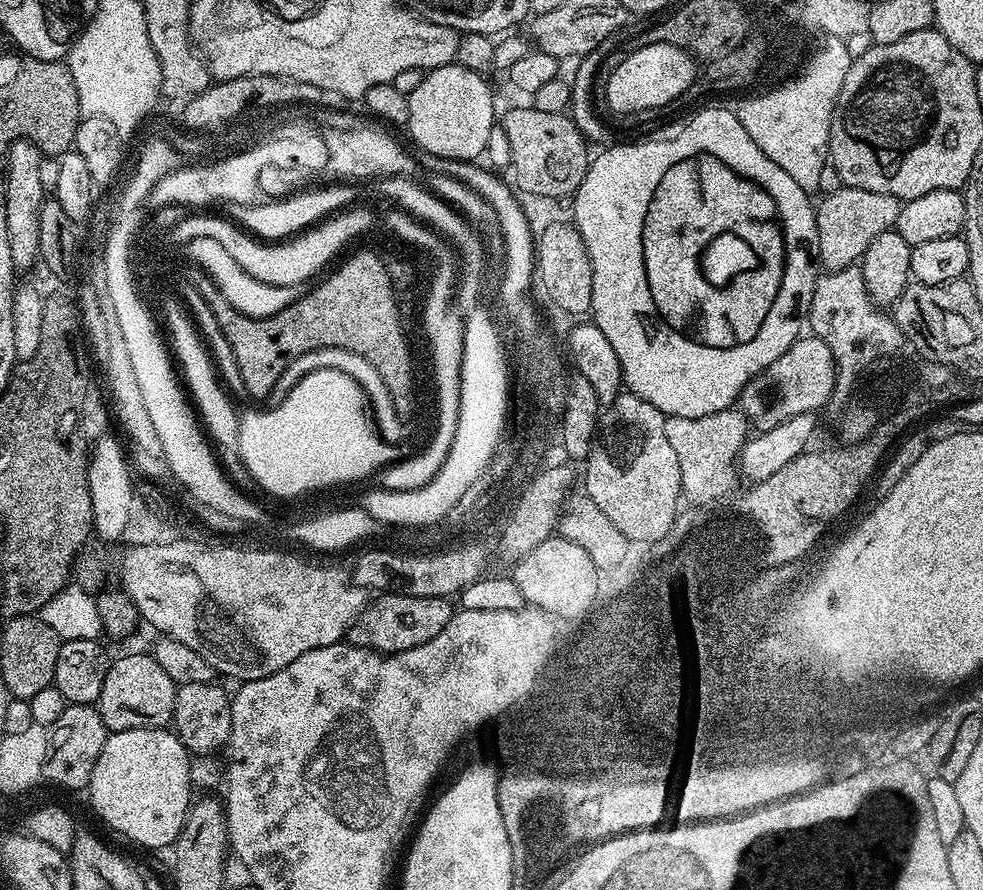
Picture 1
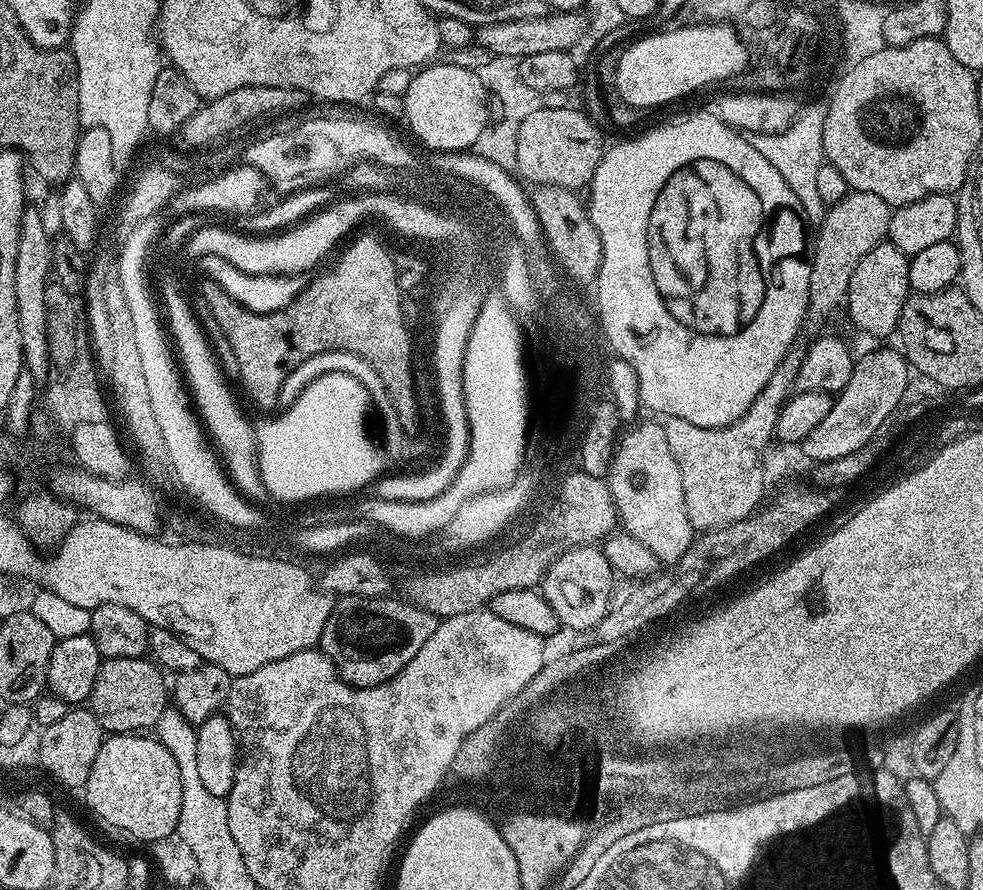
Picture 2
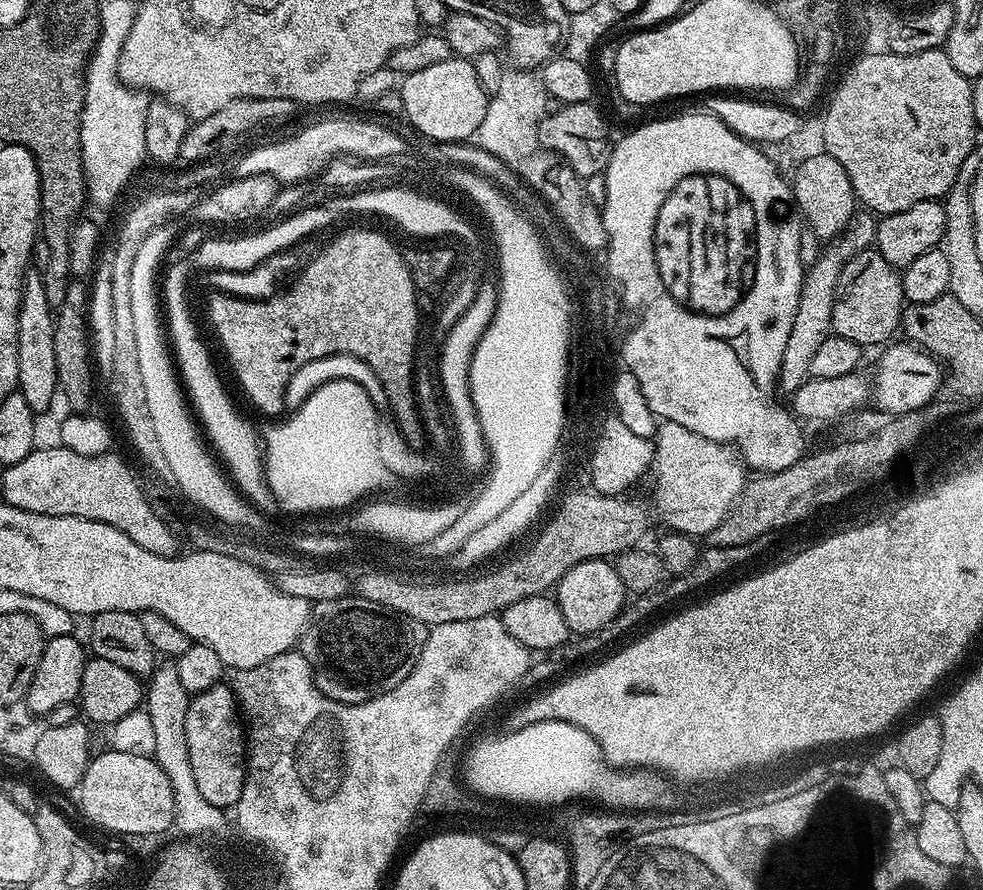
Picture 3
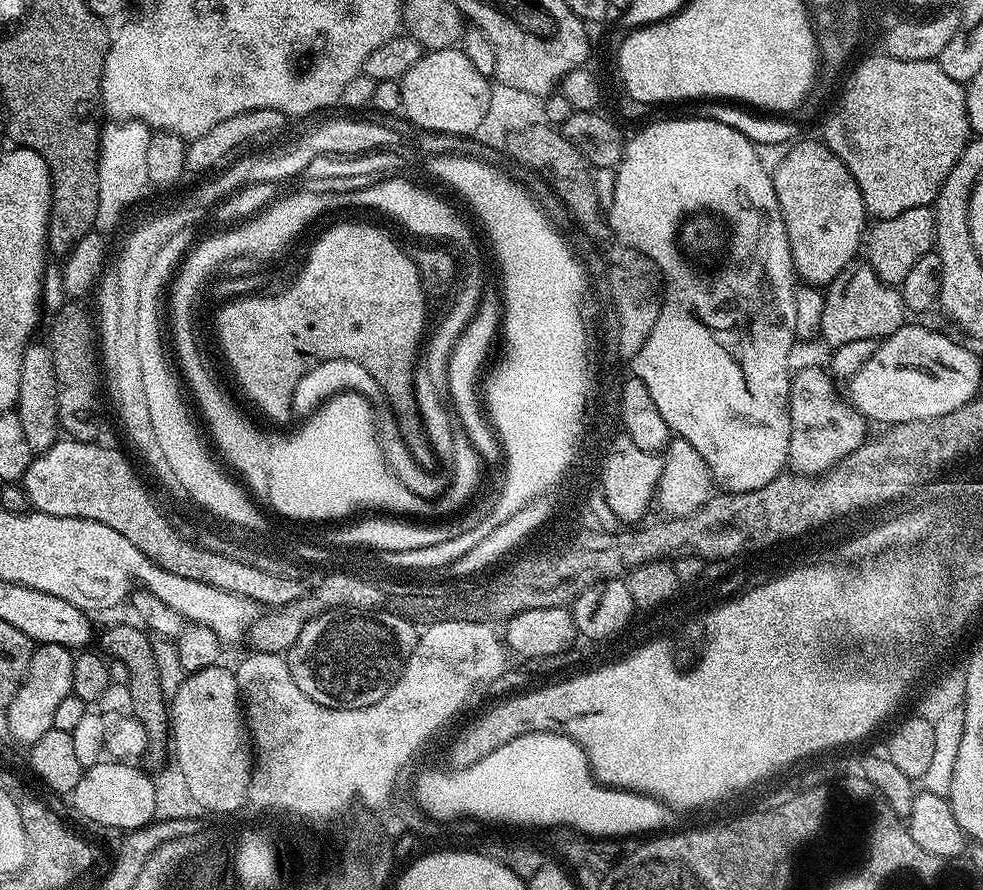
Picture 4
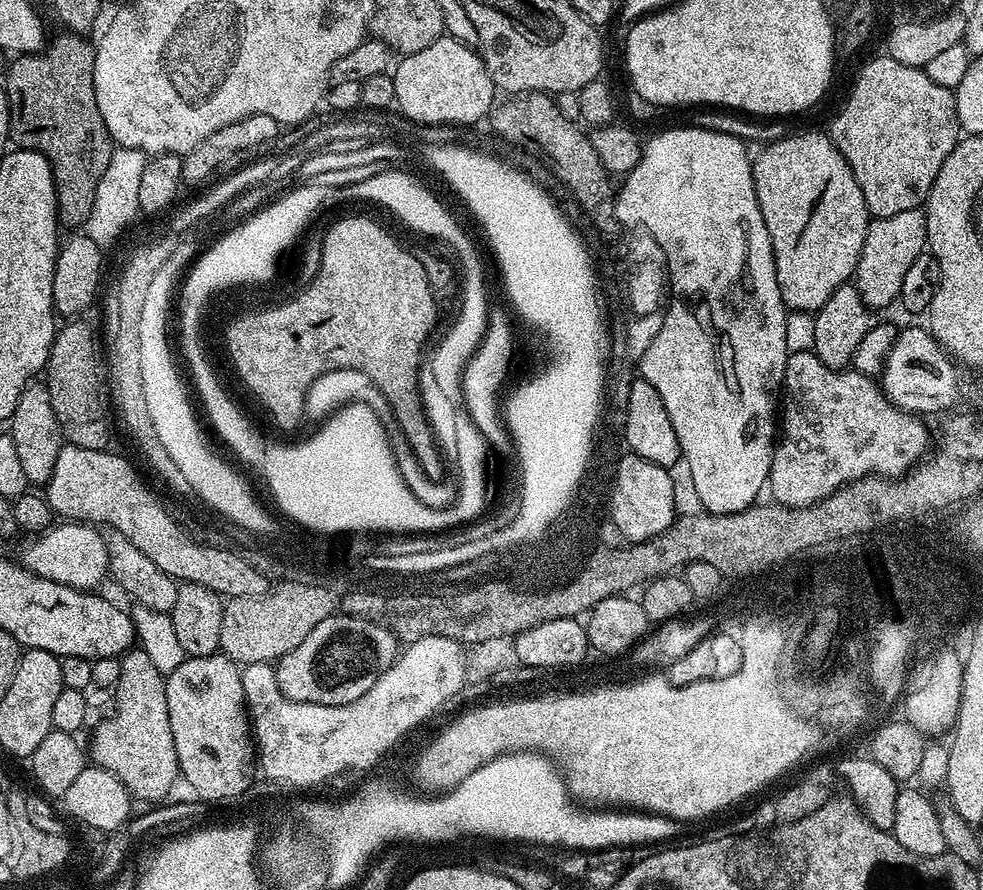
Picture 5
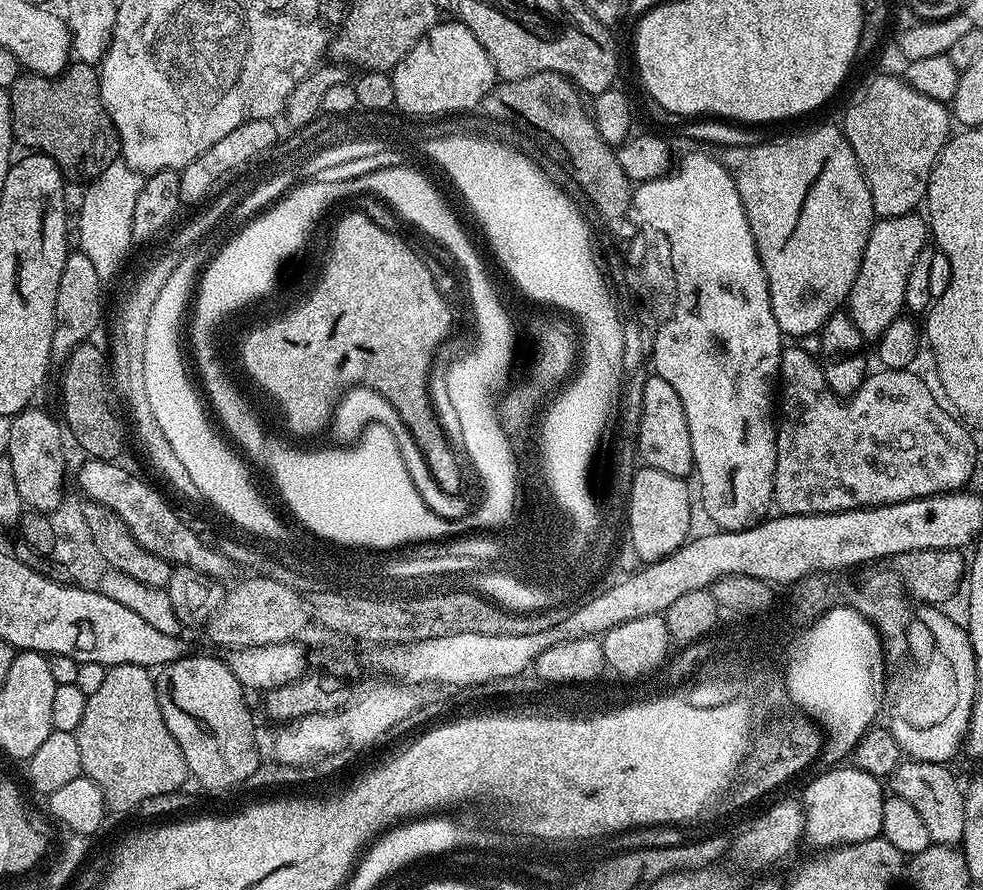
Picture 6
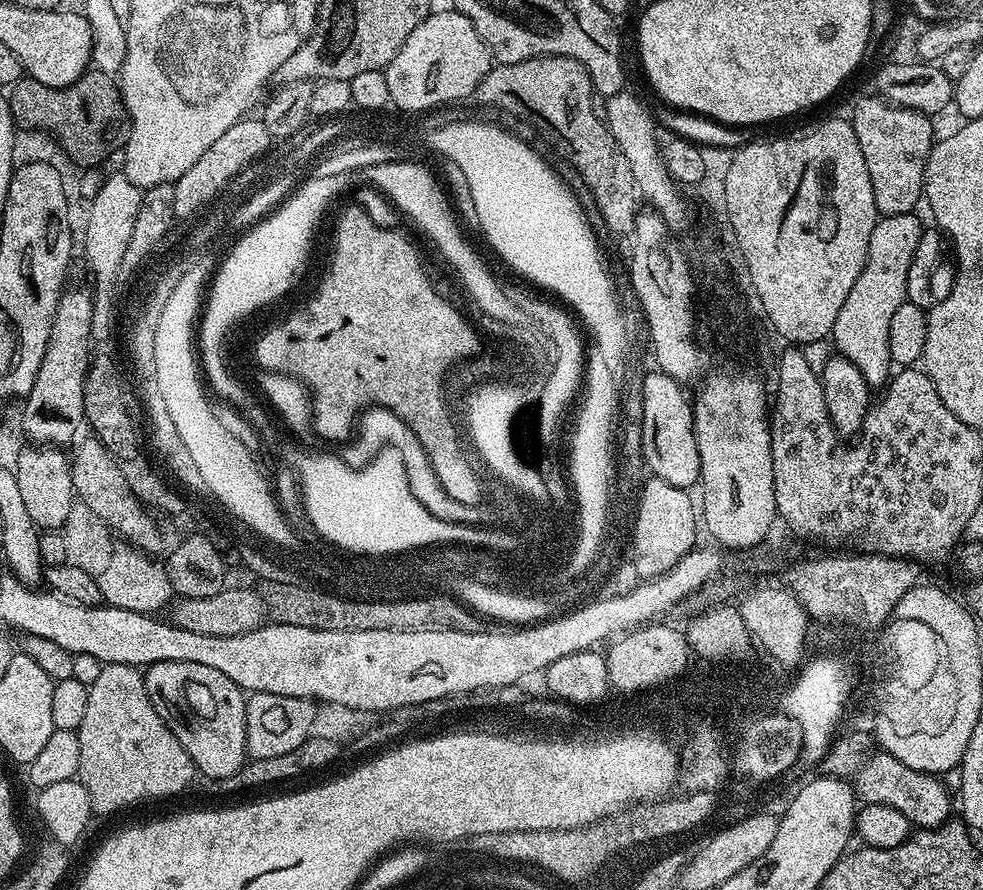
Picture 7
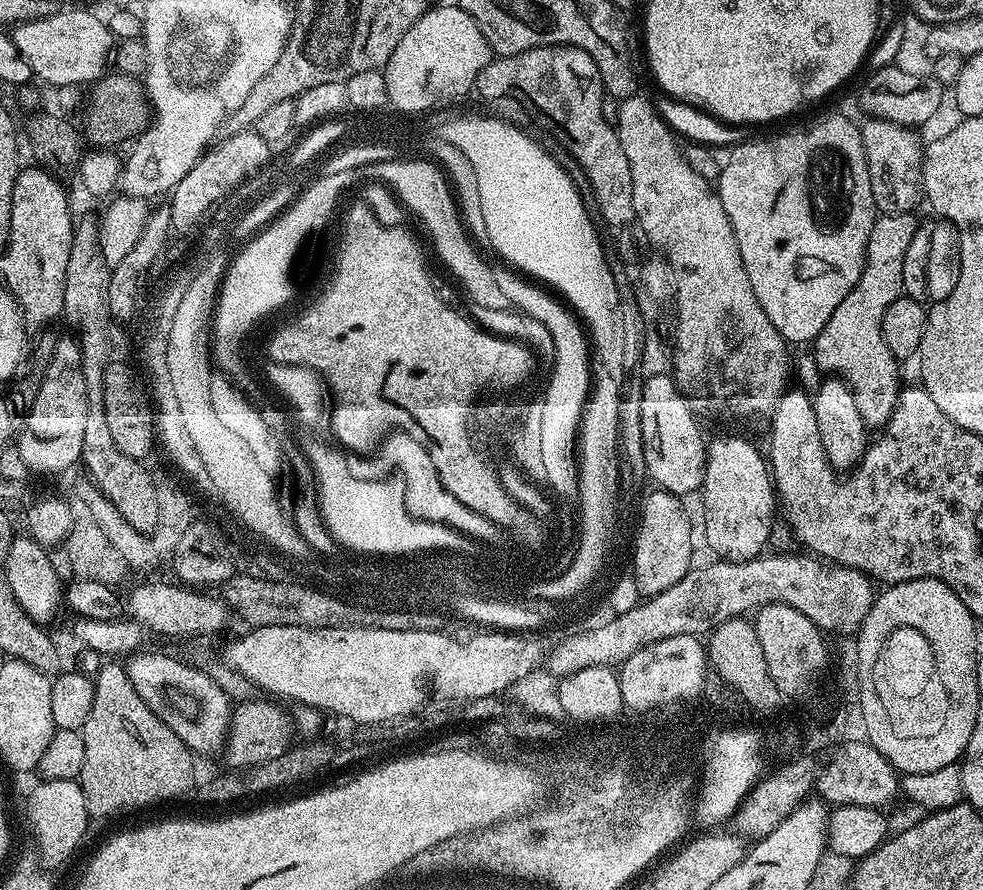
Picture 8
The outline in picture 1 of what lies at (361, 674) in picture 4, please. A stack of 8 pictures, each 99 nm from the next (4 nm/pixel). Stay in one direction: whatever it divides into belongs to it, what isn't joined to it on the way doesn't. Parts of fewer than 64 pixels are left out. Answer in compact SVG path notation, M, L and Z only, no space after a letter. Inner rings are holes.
M384 594L373 600L376 600L373 604L365 603L358 622L350 629L350 636L353 641L381 654L410 650L422 642L430 642L434 634L442 634L442 626L450 622L454 611L453 601L442 596Z

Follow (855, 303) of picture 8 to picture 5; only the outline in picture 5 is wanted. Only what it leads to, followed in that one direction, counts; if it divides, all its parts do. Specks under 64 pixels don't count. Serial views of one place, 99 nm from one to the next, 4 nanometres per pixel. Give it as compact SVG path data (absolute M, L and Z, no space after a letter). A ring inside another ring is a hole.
M919 208L890 214L890 218L869 219L866 242L862 242L862 254L854 277L856 289L868 308L888 308L899 301L902 282L910 271L910 265L914 263L914 258L926 251L929 227L929 217Z

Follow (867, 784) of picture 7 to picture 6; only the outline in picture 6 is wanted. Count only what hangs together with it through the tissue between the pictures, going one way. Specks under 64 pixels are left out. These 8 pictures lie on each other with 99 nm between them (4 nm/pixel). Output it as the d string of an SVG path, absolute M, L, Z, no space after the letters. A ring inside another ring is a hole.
M905 759L890 777L891 795L906 798L914 810L922 816L922 823L926 826L926 834L930 834L932 844L956 846L963 841L966 830L964 793L962 784L956 781L956 776L947 763L935 764L913 759Z

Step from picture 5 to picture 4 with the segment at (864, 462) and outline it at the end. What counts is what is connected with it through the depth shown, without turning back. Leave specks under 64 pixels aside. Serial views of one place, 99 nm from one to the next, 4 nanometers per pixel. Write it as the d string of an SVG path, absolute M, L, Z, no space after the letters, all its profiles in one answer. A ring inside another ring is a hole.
M823 367L804 368L793 375L788 395L790 414L790 446L788 464L793 473L802 476L821 476L839 460L853 452L866 439L866 421L847 399L832 389L833 377Z

